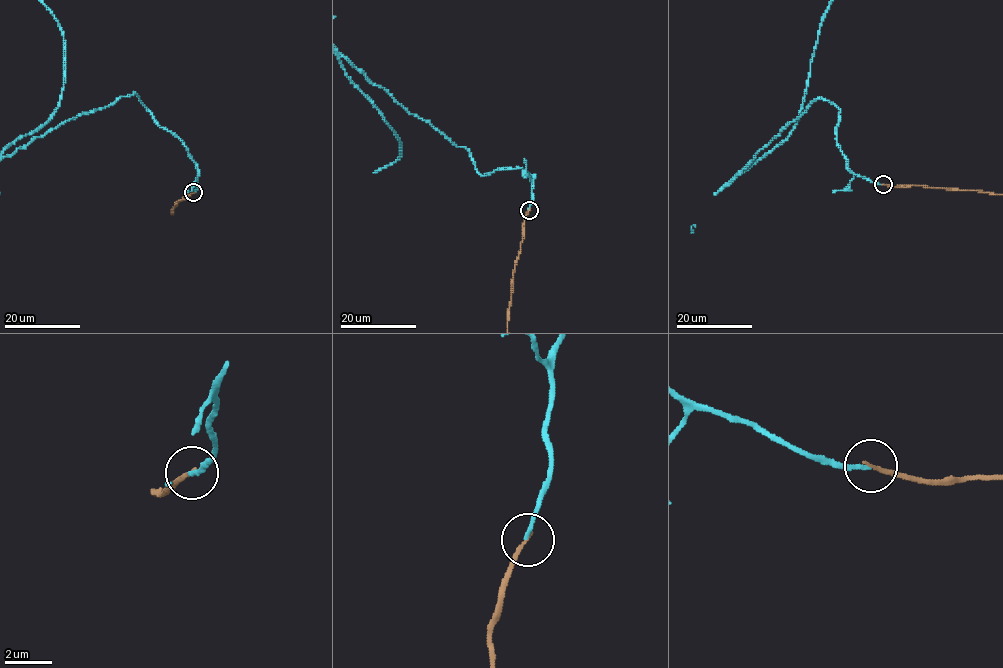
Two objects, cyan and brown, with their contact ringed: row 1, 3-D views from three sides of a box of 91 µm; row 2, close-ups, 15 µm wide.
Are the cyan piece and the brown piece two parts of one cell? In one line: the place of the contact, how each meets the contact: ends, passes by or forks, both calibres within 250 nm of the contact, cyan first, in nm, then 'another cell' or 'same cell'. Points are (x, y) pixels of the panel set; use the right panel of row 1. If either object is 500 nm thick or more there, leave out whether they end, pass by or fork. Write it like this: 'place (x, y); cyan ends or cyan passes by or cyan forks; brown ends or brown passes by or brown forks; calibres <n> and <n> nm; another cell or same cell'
place (883, 184); cyan ends; brown ends; calibres 190 and 160 nm; same cell

